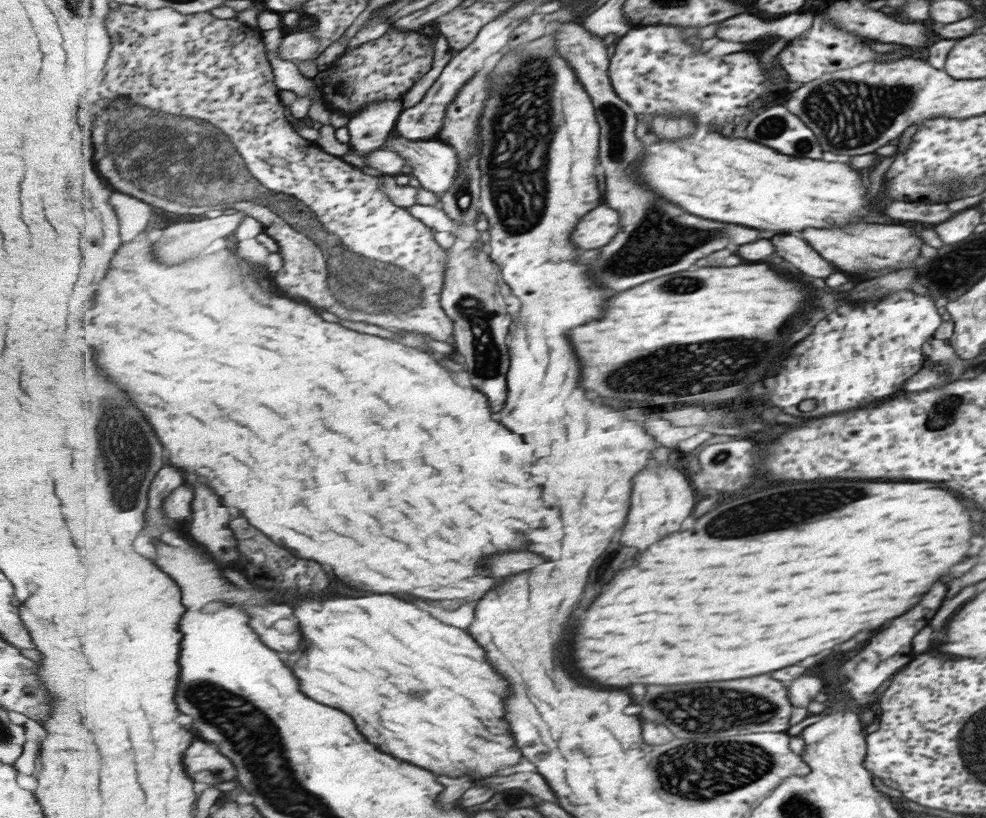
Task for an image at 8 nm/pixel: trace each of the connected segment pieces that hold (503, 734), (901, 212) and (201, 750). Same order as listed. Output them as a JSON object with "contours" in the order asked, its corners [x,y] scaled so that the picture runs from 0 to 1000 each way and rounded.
{"contours":[[[[378,726],[378,729],[366,729],[366,731],[336,729],[330,733],[311,731],[299,741],[299,751],[301,751],[301,758],[305,760],[305,770],[309,770],[309,785],[313,785],[313,790],[309,790],[309,800],[297,800],[295,809],[293,807],[288,808],[297,818],[301,829],[304,829],[305,844],[309,848],[313,848],[315,853],[322,853],[322,858],[330,858],[332,863],[350,868],[352,873],[358,873],[362,888],[366,888],[366,897],[370,897],[374,902],[374,907],[386,912],[386,917],[390,917],[392,922],[399,922],[401,927],[407,927],[407,929],[417,932],[426,939],[439,941],[441,946],[451,946],[451,949],[459,949],[459,951],[468,951],[468,949],[496,951],[496,949],[504,949],[508,941],[524,936],[528,932],[530,924],[524,914],[524,905],[520,900],[520,892],[516,895],[518,888],[512,878],[512,853],[514,853],[516,836],[500,817],[500,812],[494,807],[492,792],[486,790],[484,782],[480,782],[480,778],[474,775],[472,770],[453,765],[447,758],[443,758],[441,753],[437,753],[435,748],[423,743],[417,736],[401,731],[397,726]]],[[[904,247],[896,254],[896,262],[908,269],[930,269],[938,274],[952,274],[965,267],[958,249],[938,249],[938,247]]],[[[196,907],[188,919],[188,939],[192,951],[214,961],[232,956],[240,949],[236,932],[214,907]]]]}

